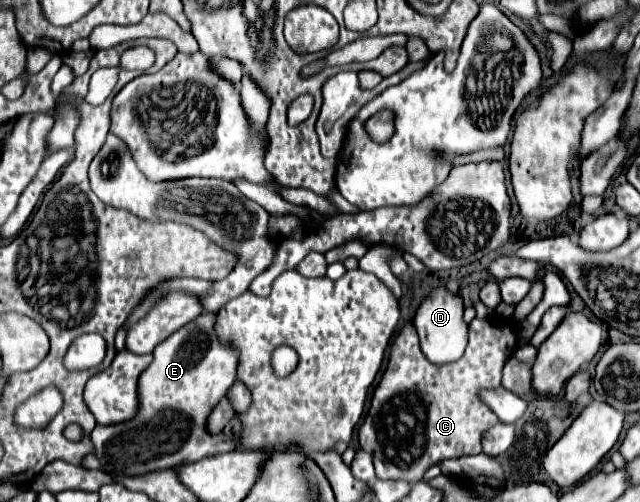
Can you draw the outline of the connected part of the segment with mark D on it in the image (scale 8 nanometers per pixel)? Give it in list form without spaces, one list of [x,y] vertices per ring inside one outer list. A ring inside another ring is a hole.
[[[444,287],[434,289],[418,307],[416,317],[414,317],[414,327],[418,331],[420,337],[420,347],[426,355],[428,361],[432,363],[450,363],[456,361],[464,349],[466,349],[466,341],[468,341],[468,327],[462,321],[462,299],[458,295],[448,293]]]

